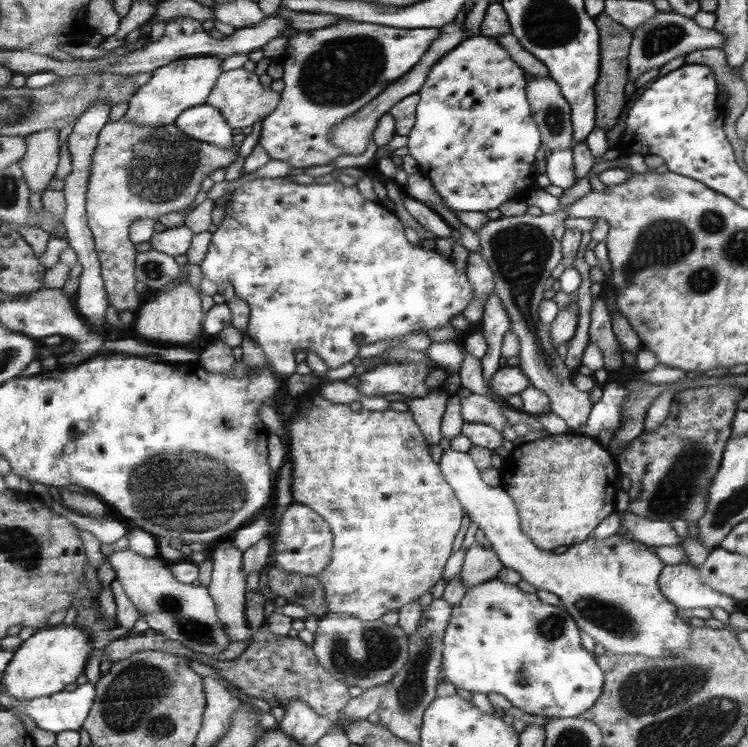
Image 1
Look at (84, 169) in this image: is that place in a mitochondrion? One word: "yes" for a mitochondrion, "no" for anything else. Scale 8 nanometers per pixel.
no

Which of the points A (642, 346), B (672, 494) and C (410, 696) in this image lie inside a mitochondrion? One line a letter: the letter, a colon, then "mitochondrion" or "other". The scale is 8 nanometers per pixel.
A: other
B: mitochondrion
C: mitochondrion

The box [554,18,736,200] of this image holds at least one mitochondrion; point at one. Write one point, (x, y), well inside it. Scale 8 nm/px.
(657, 41)

